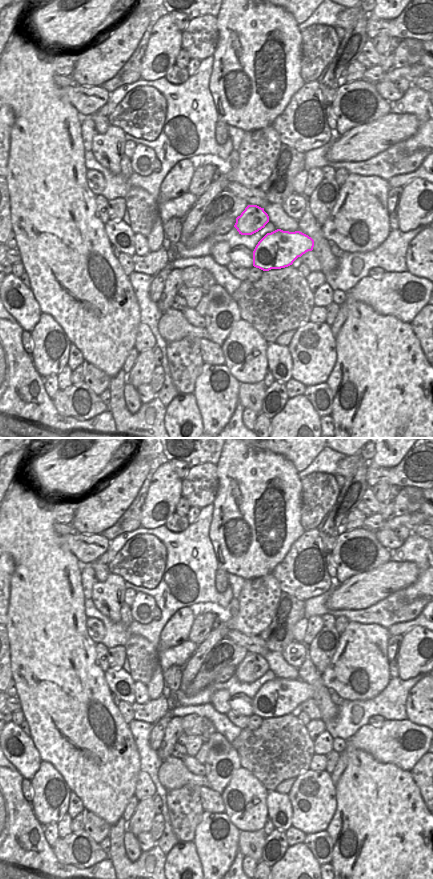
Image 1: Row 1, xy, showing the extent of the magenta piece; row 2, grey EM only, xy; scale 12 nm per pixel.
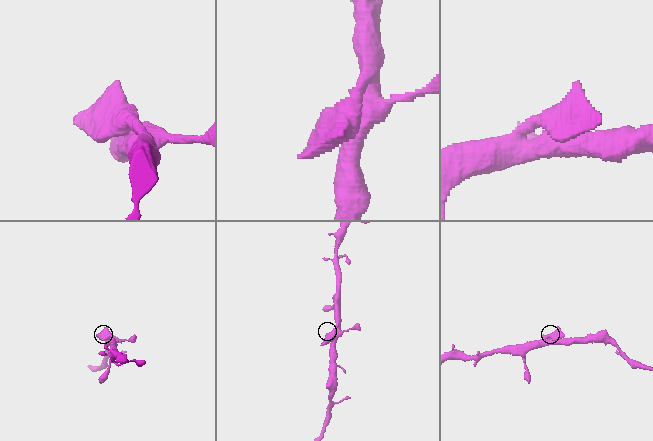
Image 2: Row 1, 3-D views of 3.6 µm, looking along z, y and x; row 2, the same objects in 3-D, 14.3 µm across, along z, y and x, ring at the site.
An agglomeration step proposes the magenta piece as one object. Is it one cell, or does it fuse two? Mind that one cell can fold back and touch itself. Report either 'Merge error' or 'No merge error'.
No merge error

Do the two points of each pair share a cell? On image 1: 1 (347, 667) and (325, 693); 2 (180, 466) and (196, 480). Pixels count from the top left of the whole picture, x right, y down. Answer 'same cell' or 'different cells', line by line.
1: different cells
2: different cells

